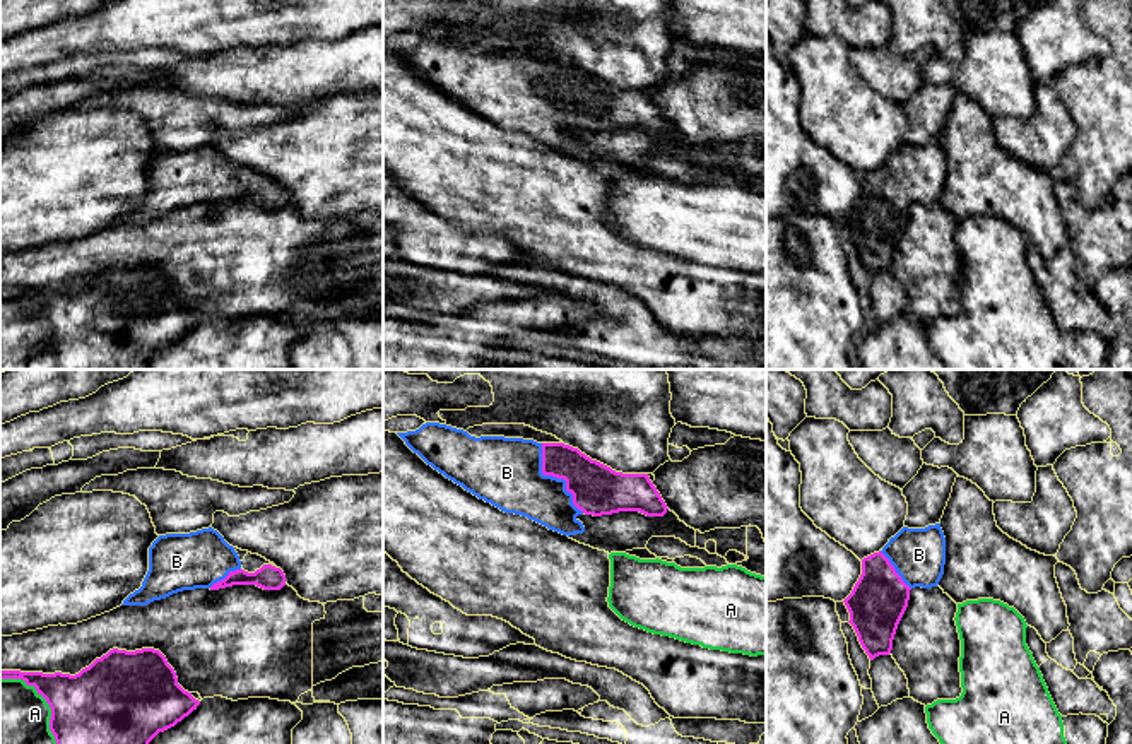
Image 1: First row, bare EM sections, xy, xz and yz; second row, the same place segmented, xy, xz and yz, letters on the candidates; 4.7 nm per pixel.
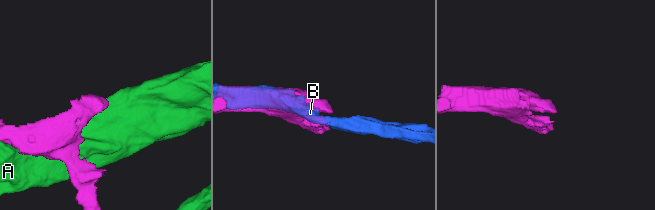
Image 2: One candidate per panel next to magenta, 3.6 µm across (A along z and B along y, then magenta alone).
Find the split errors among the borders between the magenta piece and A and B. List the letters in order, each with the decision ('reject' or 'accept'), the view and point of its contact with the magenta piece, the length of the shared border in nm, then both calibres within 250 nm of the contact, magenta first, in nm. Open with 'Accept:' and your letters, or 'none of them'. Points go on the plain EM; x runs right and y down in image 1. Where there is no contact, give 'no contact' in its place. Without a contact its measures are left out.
Accept: B
A: reject; meets magenta in xy at (47, 318); contact 440 nm long; 440 nm thick on the magenta side, 460 nm on the other
B: accept; meets magenta in xz at (556, 93); contact 380 nm long; 240 nm thick on the magenta side, 320 nm on the other

